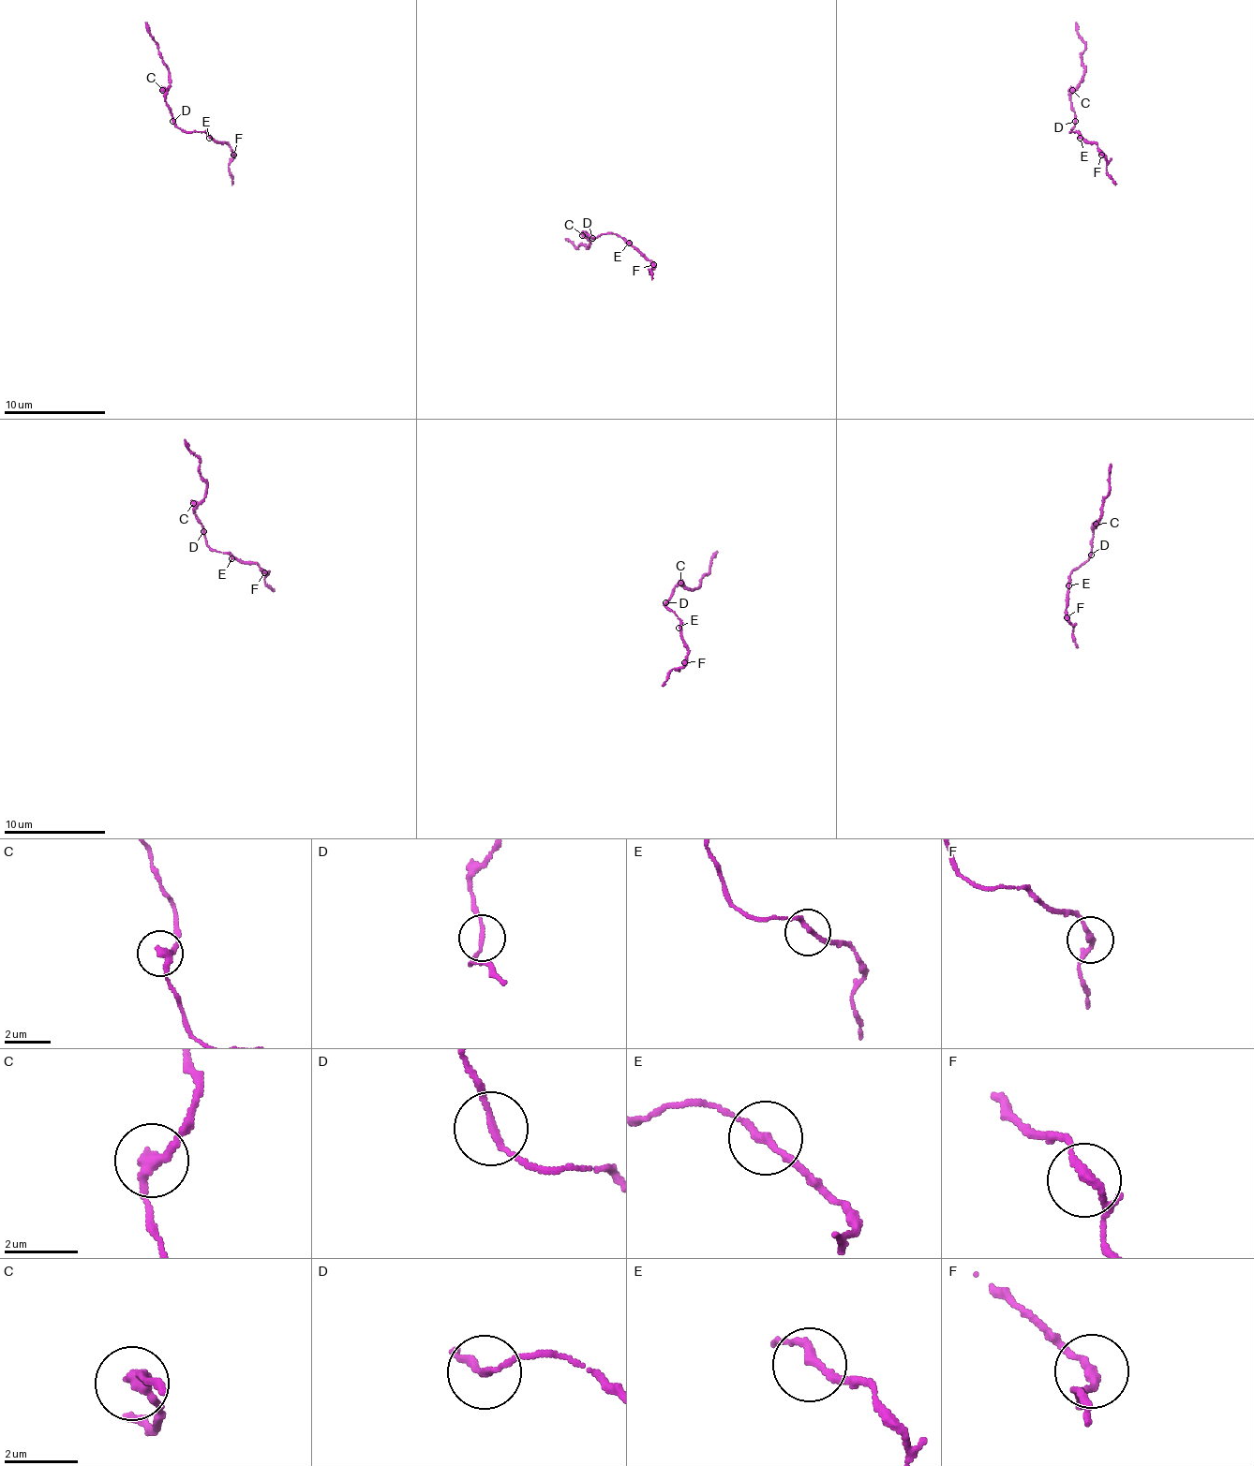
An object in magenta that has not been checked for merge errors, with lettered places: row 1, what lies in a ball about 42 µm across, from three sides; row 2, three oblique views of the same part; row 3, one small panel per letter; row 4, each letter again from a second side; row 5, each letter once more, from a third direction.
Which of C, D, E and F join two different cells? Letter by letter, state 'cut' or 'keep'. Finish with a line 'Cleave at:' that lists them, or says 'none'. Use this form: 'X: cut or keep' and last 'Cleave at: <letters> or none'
C: keep
D: keep
E: keep
F: keep
Cleave at: none

